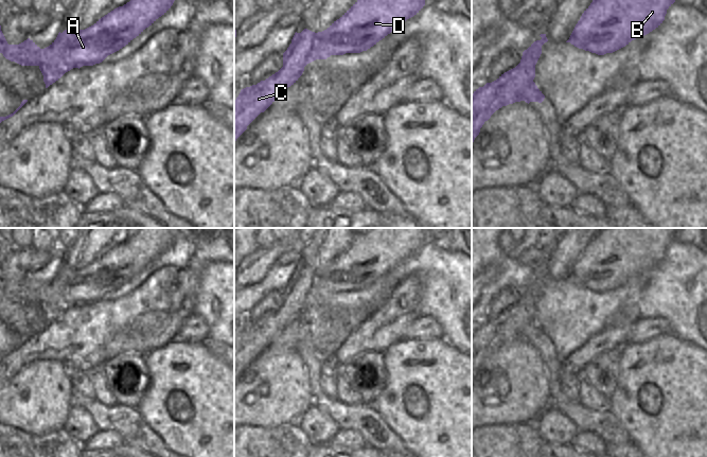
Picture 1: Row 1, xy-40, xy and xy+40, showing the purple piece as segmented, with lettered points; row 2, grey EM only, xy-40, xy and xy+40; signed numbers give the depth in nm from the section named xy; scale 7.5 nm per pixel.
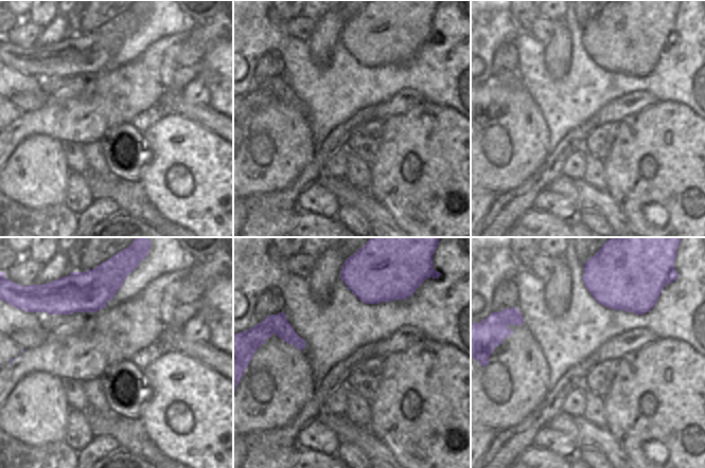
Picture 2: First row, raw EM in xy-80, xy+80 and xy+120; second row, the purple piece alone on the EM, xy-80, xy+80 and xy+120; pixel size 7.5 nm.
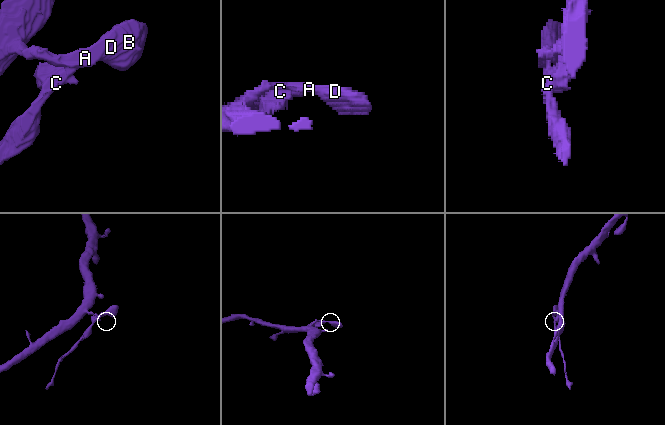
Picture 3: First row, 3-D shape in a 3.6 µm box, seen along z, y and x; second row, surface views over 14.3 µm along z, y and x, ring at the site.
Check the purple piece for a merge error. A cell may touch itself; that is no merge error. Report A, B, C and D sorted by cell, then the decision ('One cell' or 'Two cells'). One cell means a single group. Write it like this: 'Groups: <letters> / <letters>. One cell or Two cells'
Groups: A B D / C. Two cells

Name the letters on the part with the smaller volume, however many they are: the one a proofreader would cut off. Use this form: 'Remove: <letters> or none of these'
Remove: C

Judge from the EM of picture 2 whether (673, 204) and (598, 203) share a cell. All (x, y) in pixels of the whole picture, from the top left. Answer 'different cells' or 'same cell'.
different cells

